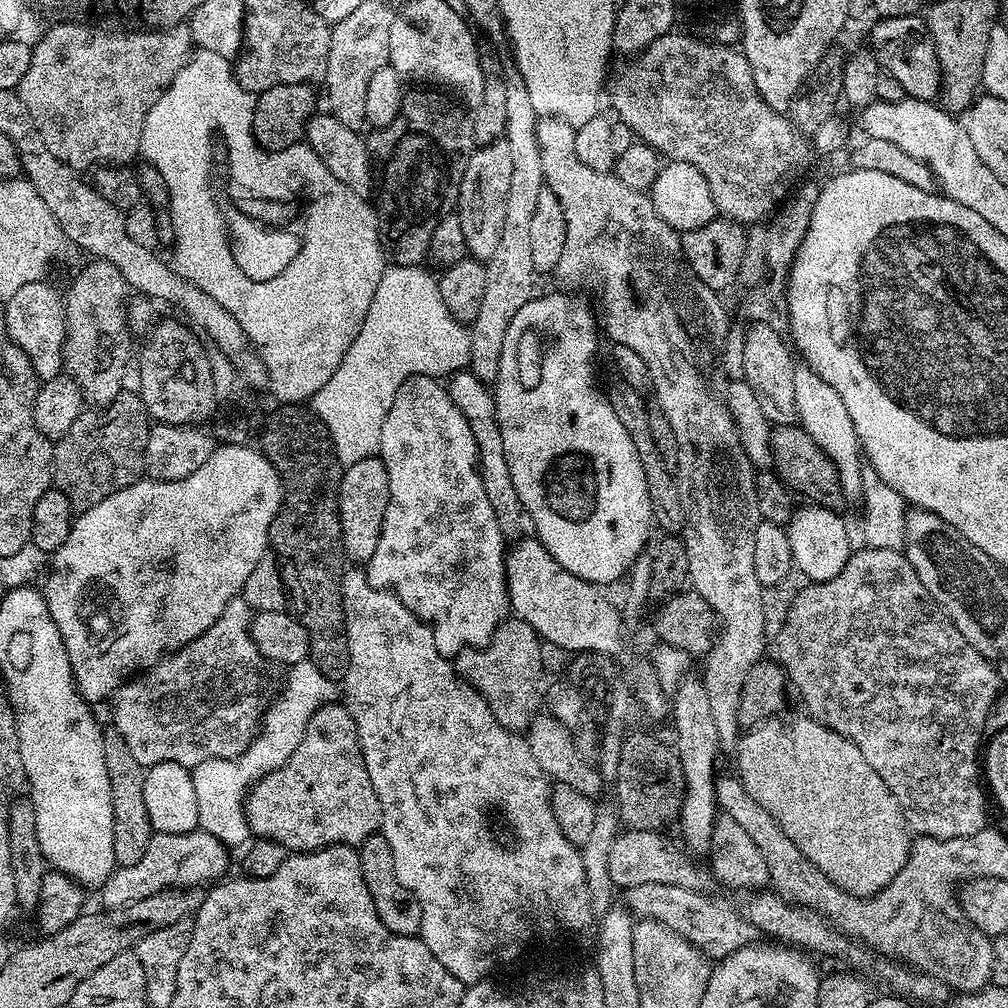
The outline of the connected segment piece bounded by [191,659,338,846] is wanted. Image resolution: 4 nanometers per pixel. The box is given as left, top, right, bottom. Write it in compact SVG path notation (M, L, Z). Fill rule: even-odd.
M311 659L291 665L287 672L288 677L285 678L284 684L282 680L278 695L264 711L259 732L248 749L238 758L238 764L236 760L213 760L191 769L198 798L199 831L218 838L223 844L244 846L249 843L250 833L244 813L246 790L266 773L287 764L290 754L298 750L298 742L302 742L312 715L323 704L331 704L337 699L337 685L326 679L322 670L318 670L318 666L313 664Z

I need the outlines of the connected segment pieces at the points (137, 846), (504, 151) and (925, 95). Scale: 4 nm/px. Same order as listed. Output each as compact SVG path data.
M105 727L103 734L102 754L106 758L106 778L110 778L110 802L114 814L114 858L119 867L125 868L134 866L134 862L138 862L138 858L146 854L146 846L150 846L153 834L143 794L146 768L138 762L138 758L134 758L134 754L130 754L126 738L122 738L122 734L118 734L116 728Z
M501 138L481 144L466 162L466 174L462 174L460 197L455 211L462 222L462 235L466 238L467 255L473 260L486 262L494 258L498 242L502 238L502 226L506 222L506 198L510 194L513 161L510 159L510 142Z
M905 14L898 18L880 18L875 22L870 51L881 69L894 77L911 99L935 101L942 87L940 63L925 17Z

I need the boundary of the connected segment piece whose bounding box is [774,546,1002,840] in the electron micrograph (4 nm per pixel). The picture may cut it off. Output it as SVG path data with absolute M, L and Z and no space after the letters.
M867 546L861 549L861 552L860 549L853 551L848 557L846 566L842 566L842 570L834 574L834 578L821 584L808 582L803 585L805 588L793 598L792 605L788 608L788 617L785 618L784 625L776 636L774 659L784 669L791 687L792 684L796 687L801 702L808 707L805 708L807 715L820 724L825 724L830 730L842 734L842 738L854 742L854 746L862 750L866 762L870 762L872 769L878 773L878 778L882 778L882 782L890 786L890 794L898 798L904 811L904 820L917 837L929 836L939 840L949 840L981 832L989 820L988 808L984 805L986 788L982 783L982 764L978 759L982 752L980 736L982 737L982 725L986 714L1002 691L1000 675L989 660L982 658L982 654L978 654L978 650L974 650L974 646L970 646L970 642L962 638L962 630L958 630L958 626L950 622L948 615L941 610L938 602L926 590L926 586L922 586L922 578L914 574L914 566L910 566L903 551Z

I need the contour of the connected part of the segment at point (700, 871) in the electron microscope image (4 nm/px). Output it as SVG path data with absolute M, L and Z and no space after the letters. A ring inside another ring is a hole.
M624 830L621 836L612 840L608 848L608 876L621 890L634 886L650 886L665 884L666 886L682 886L686 890L707 893L710 872L707 867L695 864L693 857L675 839L667 840L660 832L650 830Z

